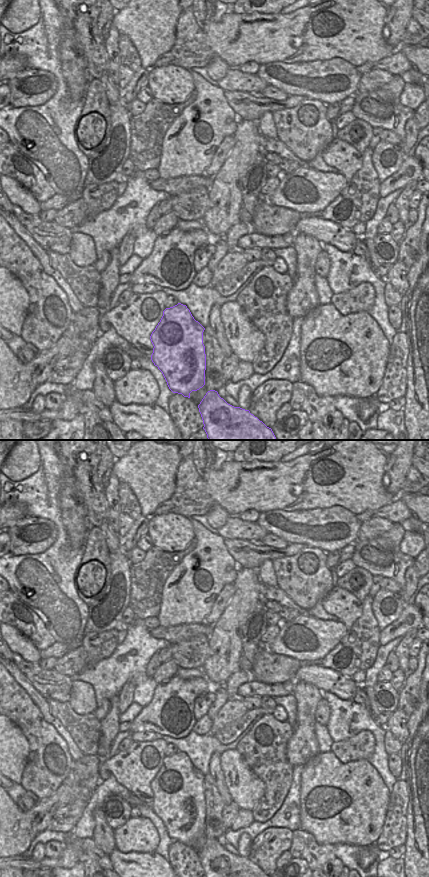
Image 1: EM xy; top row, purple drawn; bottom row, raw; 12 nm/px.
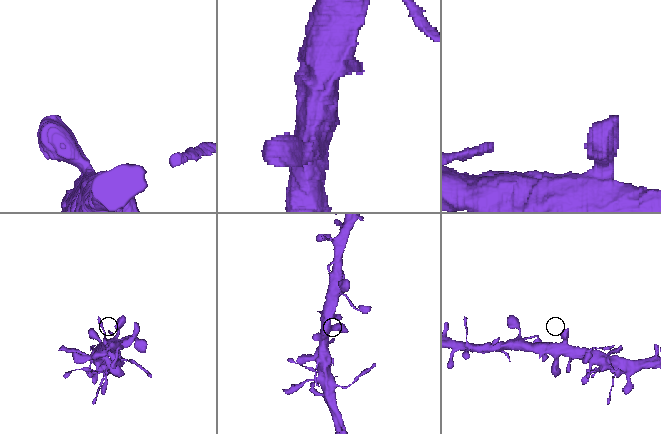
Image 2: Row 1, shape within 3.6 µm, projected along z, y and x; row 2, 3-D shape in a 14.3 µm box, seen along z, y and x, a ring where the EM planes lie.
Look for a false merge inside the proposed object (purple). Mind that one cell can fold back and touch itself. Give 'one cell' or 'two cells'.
one cell

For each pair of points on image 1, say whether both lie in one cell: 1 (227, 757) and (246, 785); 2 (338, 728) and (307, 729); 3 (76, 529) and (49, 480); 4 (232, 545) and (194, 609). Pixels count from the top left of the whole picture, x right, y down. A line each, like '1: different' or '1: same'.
1: same
2: different
3: different
4: different

